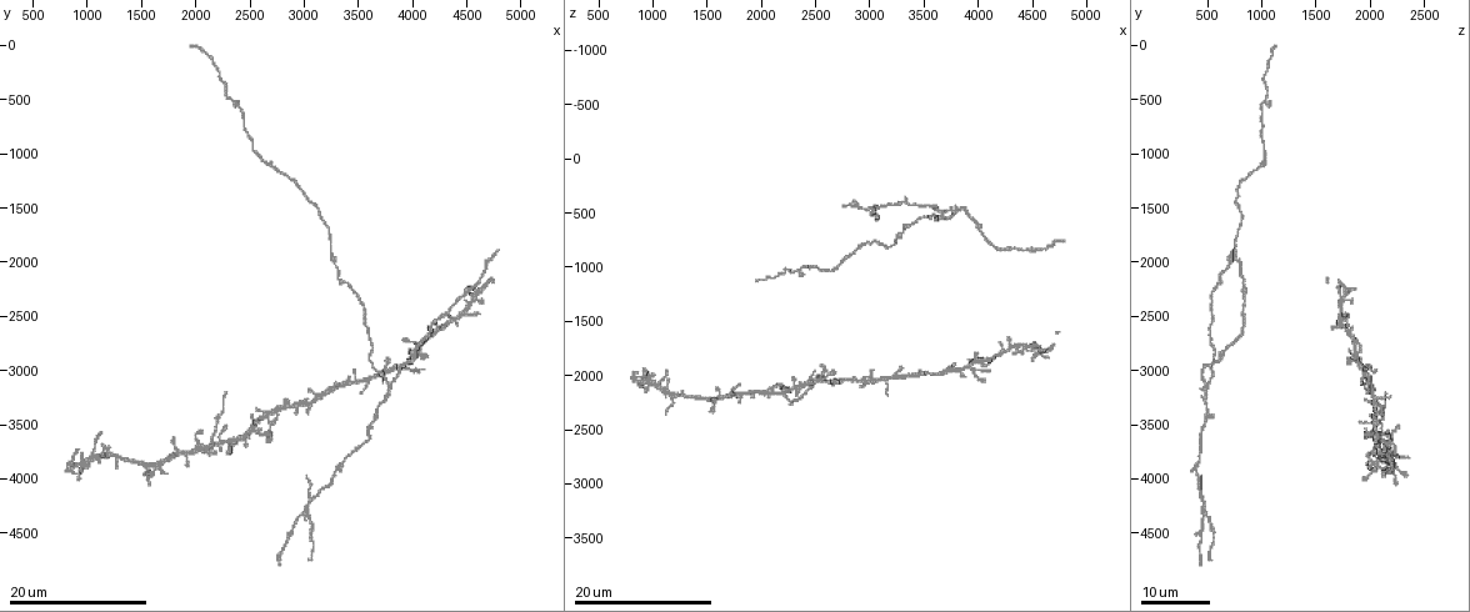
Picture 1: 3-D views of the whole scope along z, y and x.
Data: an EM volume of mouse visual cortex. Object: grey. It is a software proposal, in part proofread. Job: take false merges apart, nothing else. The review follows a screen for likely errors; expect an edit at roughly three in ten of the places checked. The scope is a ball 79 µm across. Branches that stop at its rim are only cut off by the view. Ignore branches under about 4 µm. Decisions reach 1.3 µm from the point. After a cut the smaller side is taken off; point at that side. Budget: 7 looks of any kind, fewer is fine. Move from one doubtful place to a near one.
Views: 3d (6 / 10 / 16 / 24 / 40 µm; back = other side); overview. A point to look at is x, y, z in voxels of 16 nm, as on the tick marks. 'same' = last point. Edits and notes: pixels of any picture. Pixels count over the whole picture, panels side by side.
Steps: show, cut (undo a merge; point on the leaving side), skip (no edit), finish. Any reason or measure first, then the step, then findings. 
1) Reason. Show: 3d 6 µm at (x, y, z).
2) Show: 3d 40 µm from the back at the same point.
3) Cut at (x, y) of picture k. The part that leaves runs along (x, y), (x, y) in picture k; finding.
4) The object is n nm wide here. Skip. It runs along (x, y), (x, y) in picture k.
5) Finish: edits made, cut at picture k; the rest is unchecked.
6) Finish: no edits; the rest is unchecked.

Show: 3d 16 µm at (2120, 3740, 2120).

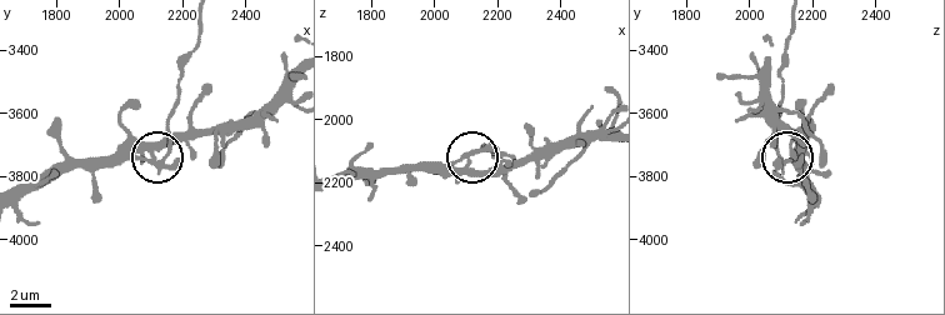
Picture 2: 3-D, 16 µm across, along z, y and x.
Show: 3d 6 µm at (2100, 3760, 2110).

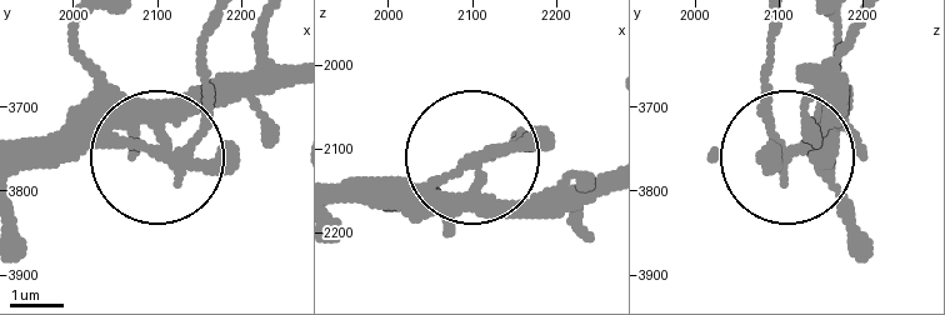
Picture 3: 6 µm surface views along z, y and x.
The object is 220 nm wide here. Cut at (211, 73) of picture 3. The part that leaves runs along (180, 153), (208, 103), (208, 23) in picture 3; two neurons meet here.

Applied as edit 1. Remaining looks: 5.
Four arms meet. Show: 3d 16 µm at (3800, 3140, 480).

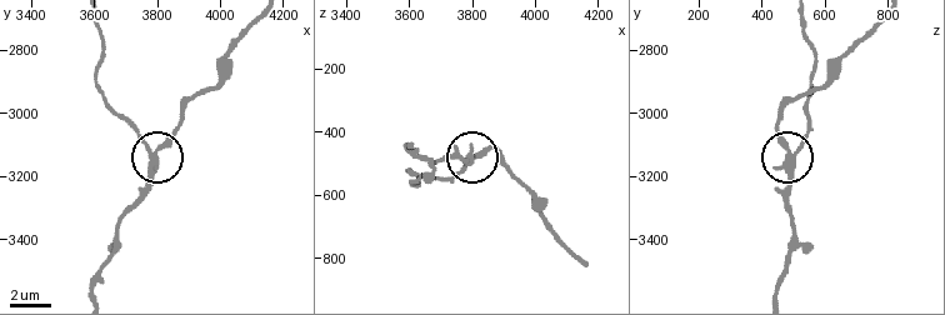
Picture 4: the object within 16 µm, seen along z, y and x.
Show: 3d 6 µm at (3780, 3140, 500).

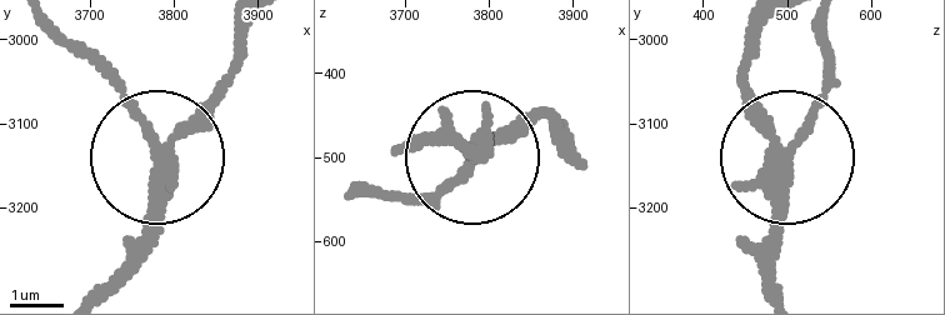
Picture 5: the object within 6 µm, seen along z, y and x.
The side arm is 35 µm long. Skip. It runs along (760, 33), (741, 86), (781, 168), (769, 284) in picture 5; continuous, no second neuron.

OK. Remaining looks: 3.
Calibre changes. Show: 3d 24 µm at (3300, 2000, 680).

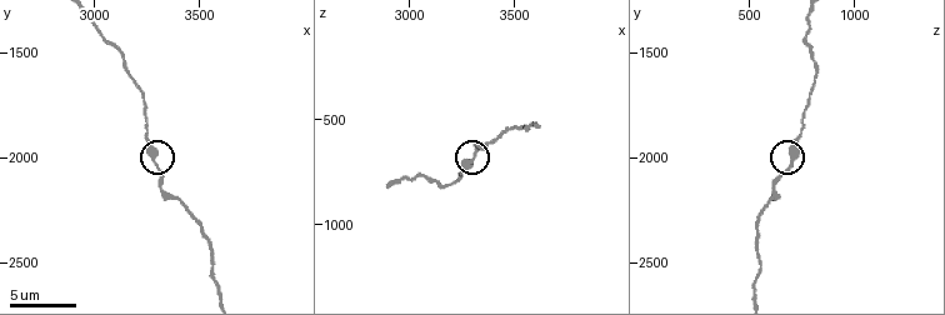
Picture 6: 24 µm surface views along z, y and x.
Zoom in. Show: 3d 10 µm at (3290, 2020, 690).

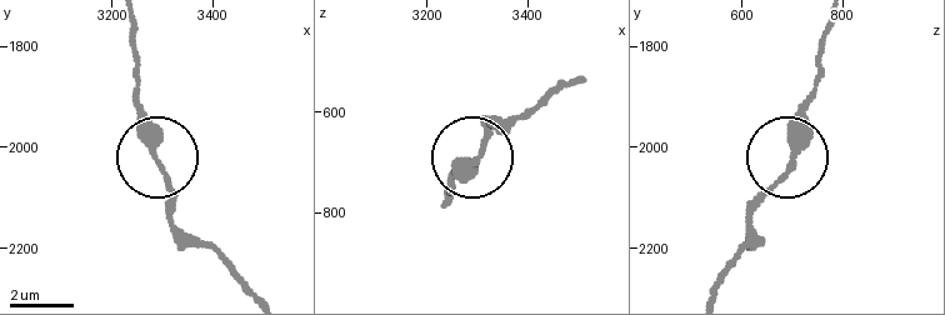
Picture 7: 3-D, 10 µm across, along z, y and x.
The object is 200 nm wide here. Skip. All the same neuron.

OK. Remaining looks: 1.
Finish: edits made, cut at picture 3; the rest is unchecked.

